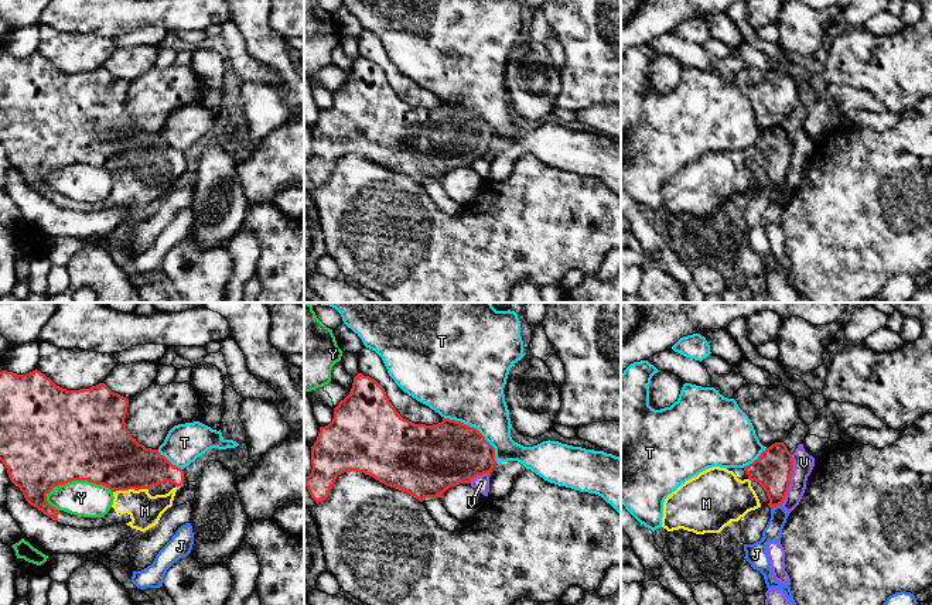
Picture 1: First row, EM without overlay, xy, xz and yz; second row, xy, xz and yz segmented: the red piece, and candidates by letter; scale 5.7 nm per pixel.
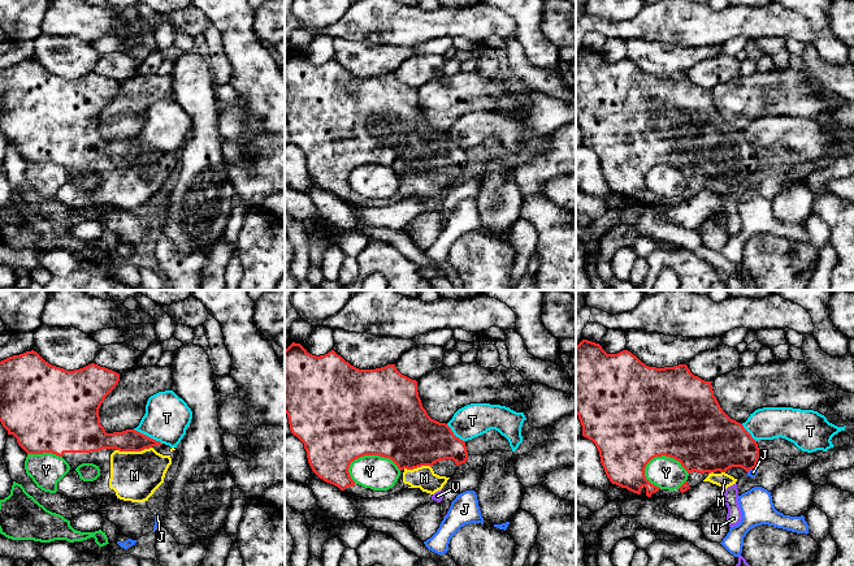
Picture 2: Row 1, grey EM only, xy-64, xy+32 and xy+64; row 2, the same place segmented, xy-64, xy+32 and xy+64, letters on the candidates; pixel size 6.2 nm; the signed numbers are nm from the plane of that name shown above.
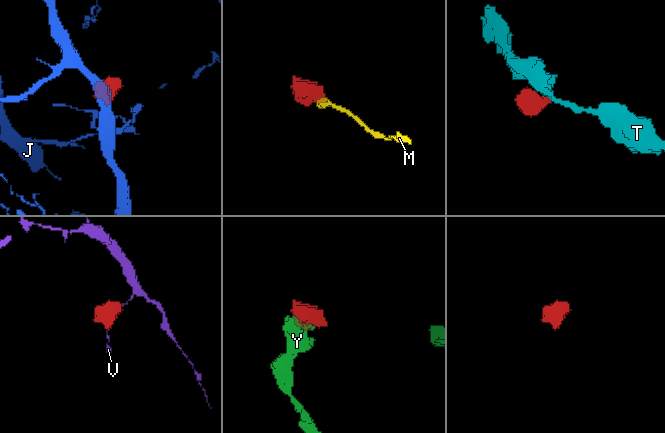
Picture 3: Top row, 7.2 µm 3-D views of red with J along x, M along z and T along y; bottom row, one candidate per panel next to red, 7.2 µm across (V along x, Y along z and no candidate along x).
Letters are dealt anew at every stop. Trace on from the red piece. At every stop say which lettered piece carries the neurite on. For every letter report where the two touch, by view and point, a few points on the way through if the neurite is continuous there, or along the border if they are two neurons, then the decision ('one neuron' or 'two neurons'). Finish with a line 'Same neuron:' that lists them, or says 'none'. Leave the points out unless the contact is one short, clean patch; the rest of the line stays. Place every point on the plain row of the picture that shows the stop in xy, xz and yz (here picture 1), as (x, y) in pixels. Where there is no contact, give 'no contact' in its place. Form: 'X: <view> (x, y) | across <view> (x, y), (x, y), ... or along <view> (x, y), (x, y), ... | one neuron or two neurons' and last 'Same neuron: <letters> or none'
J: yz (775, 188) | two neurons
M: xy (130, 171) | across xy (105, 136), (129, 160), (130, 171), (132, 180), (144, 194) | one neuron
T: xz (477, 113) | along xz (444, 101), (473, 109), (494, 132), (494, 143), (497, 146) | two neurons
V: yz (789, 163) | two neurons
Y: xy (77, 163) | two neurons
Same neuron: M

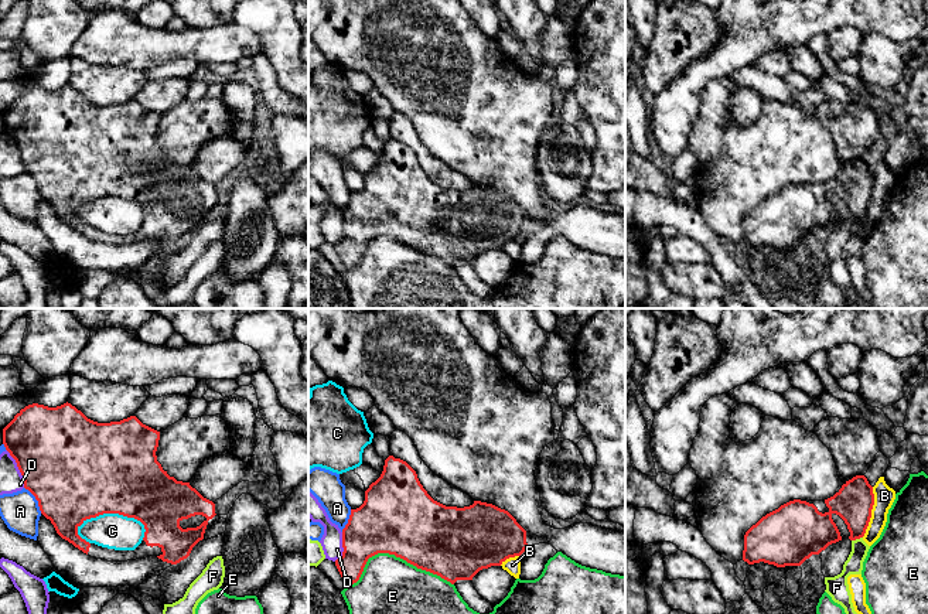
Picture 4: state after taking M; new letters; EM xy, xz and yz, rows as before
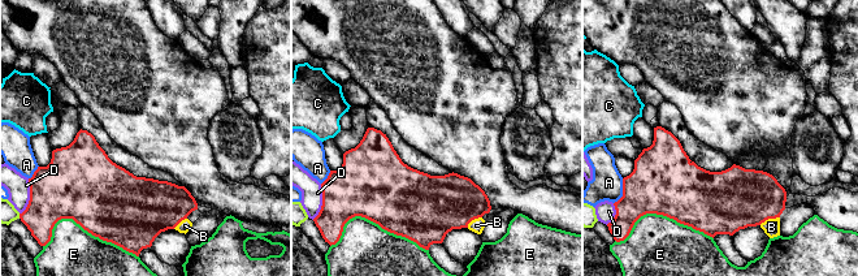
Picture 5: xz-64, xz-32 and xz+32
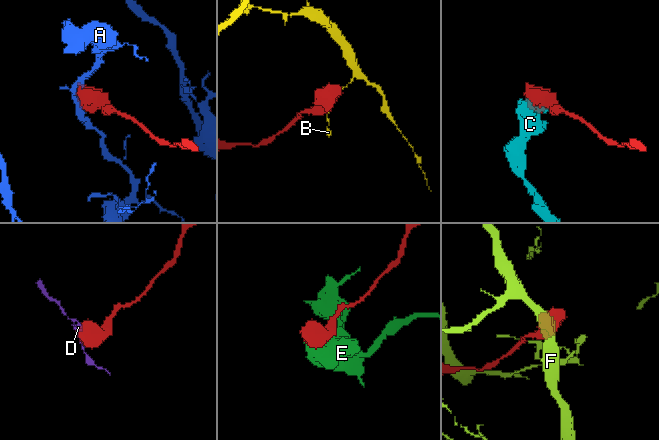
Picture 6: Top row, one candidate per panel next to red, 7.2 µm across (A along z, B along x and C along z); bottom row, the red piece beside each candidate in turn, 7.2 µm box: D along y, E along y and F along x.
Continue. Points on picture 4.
A: xy (36, 181) | two neurons
B: yz (870, 195) | two neurons
C: xy (116, 195) | two neurons
D: xy (19, 152) | two neurons
E: xz (395, 238) | two neurons
F: yz (856, 221) | two neurons
Same neuron: none

